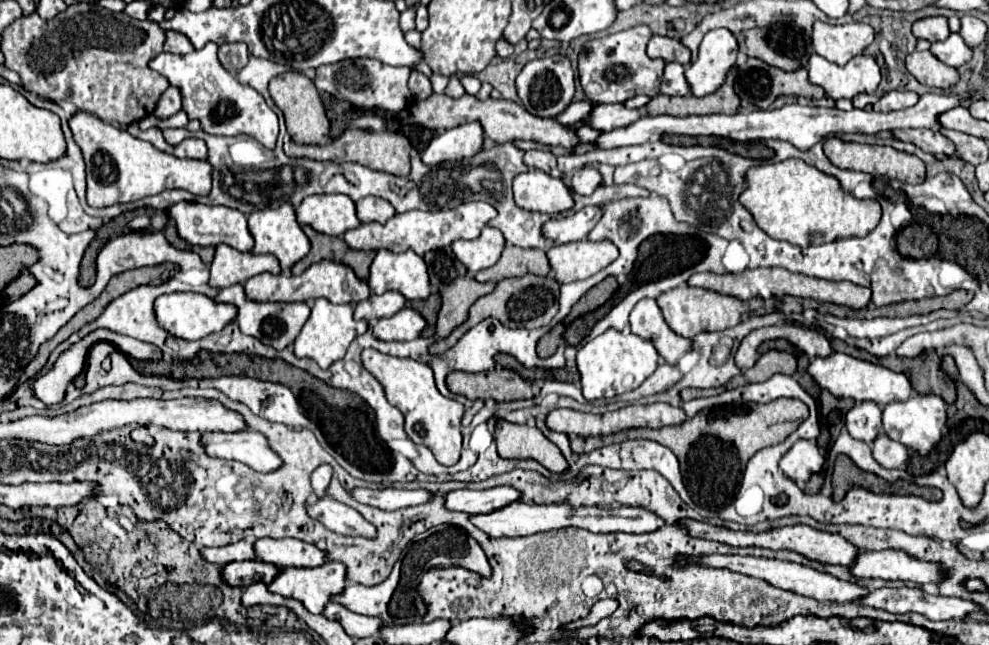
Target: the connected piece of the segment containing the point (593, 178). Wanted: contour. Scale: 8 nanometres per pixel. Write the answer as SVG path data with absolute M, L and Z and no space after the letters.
M583 167L579 171L573 173L573 179L571 179L571 189L579 195L591 195L601 183L601 175L597 169L591 169L591 167Z

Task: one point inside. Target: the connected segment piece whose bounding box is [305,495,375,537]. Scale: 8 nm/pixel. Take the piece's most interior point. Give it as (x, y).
(334, 515)

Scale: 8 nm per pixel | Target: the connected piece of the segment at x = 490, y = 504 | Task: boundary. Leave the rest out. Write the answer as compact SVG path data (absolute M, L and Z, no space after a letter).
M493 487L485 491L471 491L471 489L459 489L449 491L443 495L443 503L451 511L463 511L463 513L491 513L493 509L499 509L501 505L513 503L519 499L519 493L513 487Z

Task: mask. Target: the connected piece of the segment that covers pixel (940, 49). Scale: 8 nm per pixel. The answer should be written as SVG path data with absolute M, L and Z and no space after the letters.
M951 33L945 41L935 41L931 45L931 53L939 61L943 61L945 65L951 65L951 67L961 67L963 63L967 63L973 57L973 49L969 45L965 45L965 41L959 33Z

